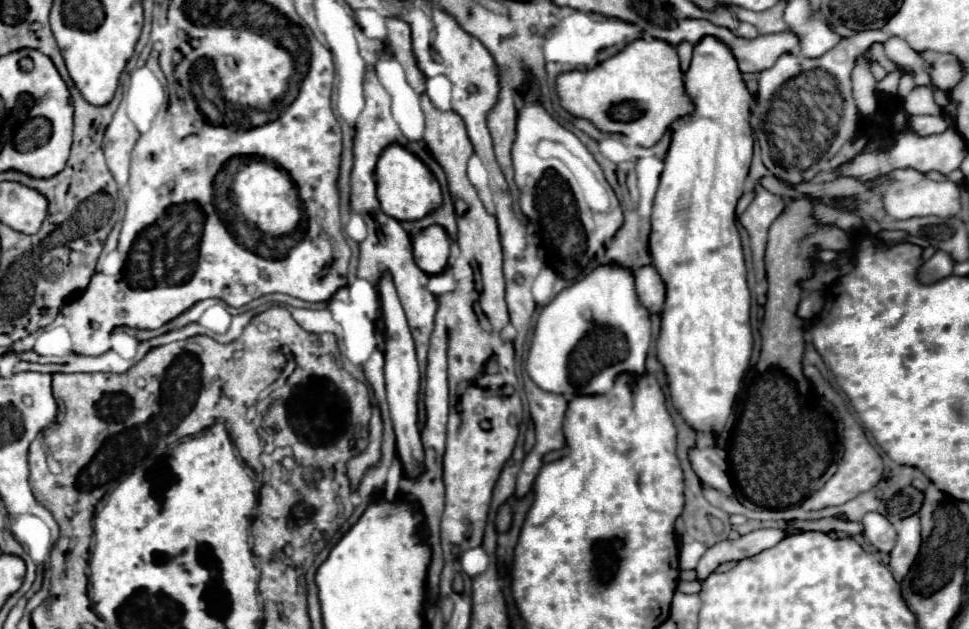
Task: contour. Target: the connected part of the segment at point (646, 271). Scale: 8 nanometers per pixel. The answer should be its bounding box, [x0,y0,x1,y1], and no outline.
[635,264,665,314]

